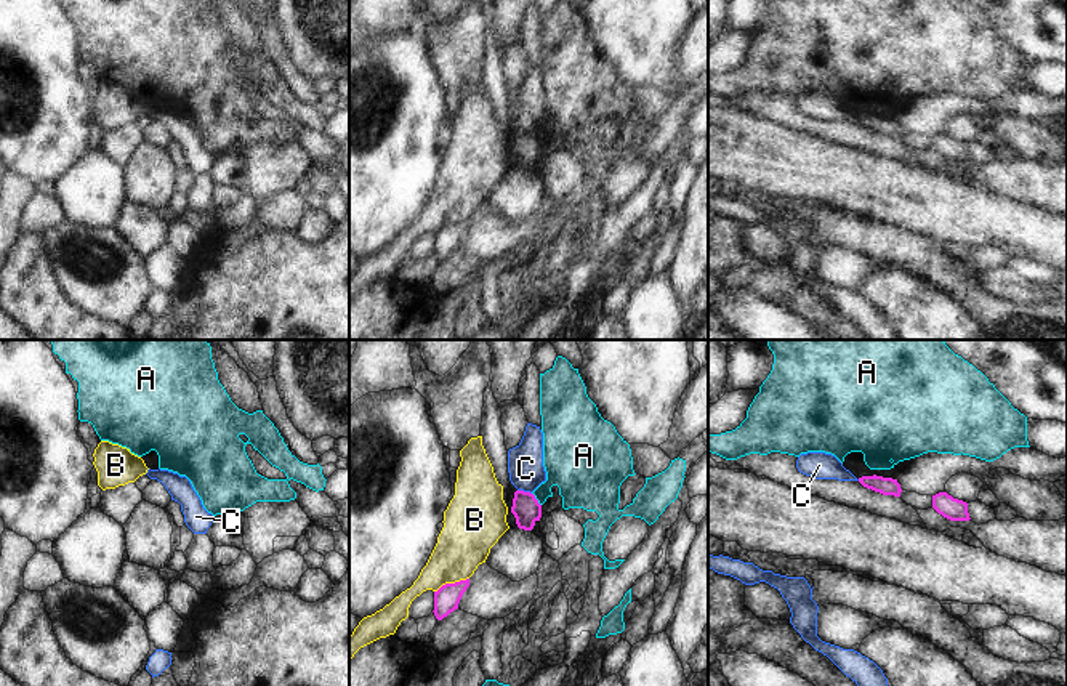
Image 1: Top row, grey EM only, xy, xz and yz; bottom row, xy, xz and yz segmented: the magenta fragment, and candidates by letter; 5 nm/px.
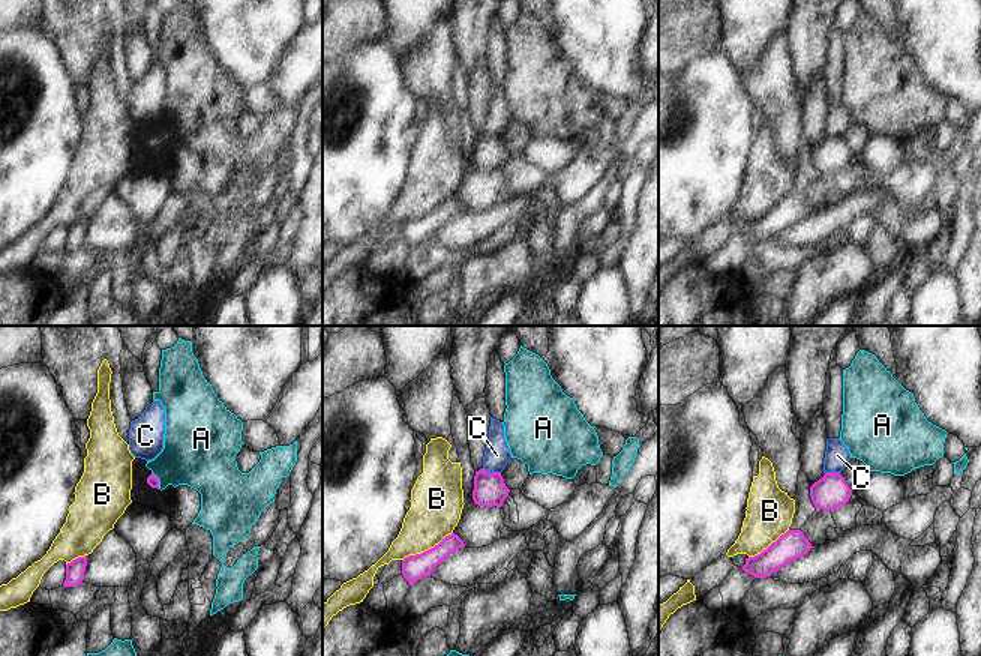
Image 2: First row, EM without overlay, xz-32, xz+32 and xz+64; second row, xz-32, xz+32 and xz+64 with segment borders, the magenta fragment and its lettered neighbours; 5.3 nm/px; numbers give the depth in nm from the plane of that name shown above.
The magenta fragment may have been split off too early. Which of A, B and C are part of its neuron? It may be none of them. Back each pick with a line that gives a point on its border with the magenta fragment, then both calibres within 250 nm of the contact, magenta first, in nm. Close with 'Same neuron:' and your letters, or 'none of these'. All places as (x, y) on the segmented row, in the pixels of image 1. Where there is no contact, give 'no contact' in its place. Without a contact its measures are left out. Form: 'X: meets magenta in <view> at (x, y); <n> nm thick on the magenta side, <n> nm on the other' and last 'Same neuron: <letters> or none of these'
Same neuron: none of these

